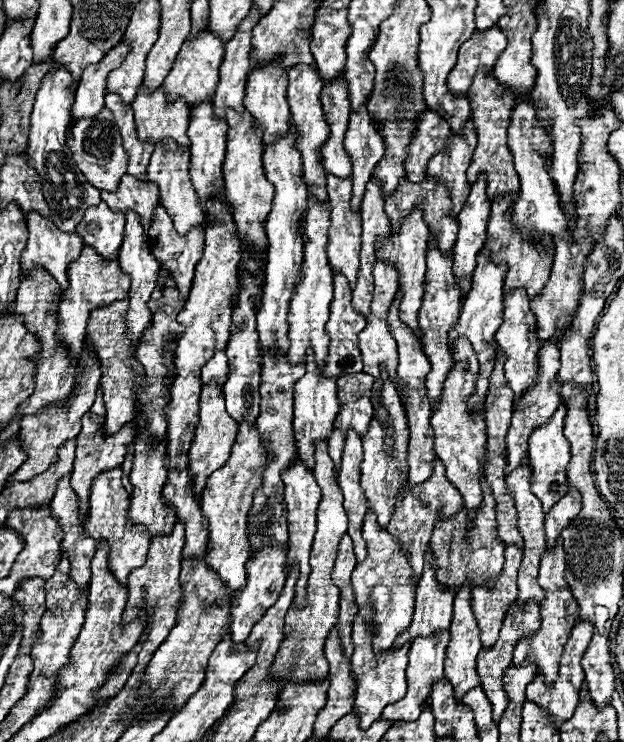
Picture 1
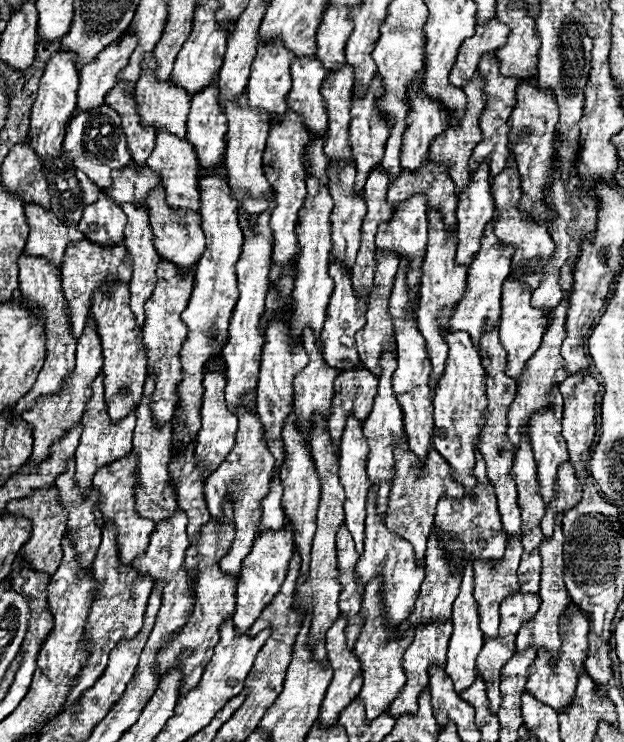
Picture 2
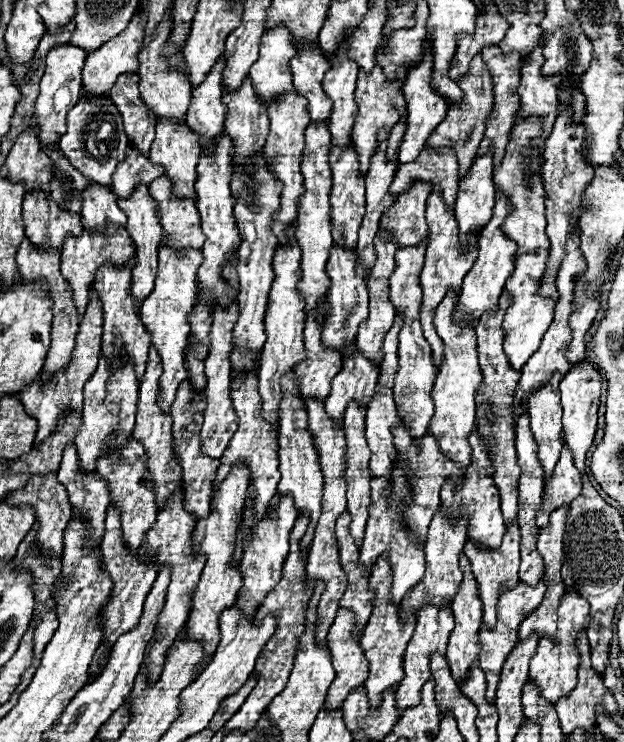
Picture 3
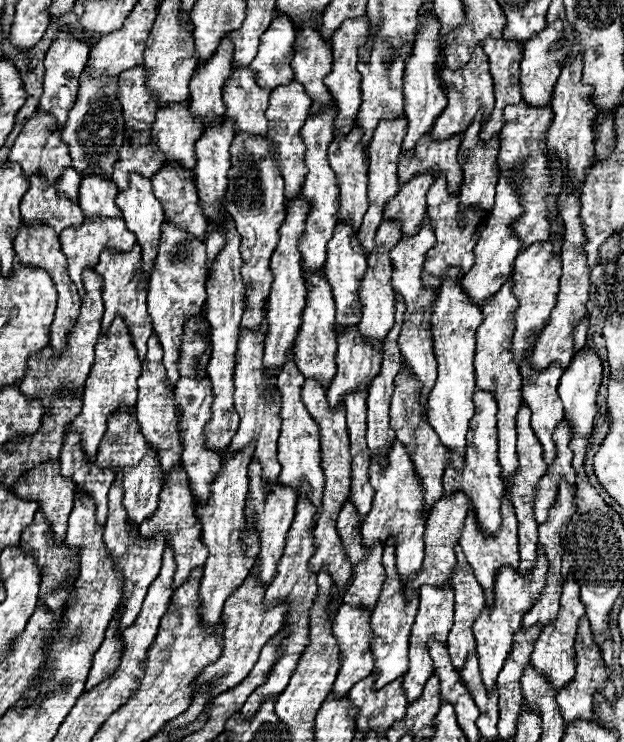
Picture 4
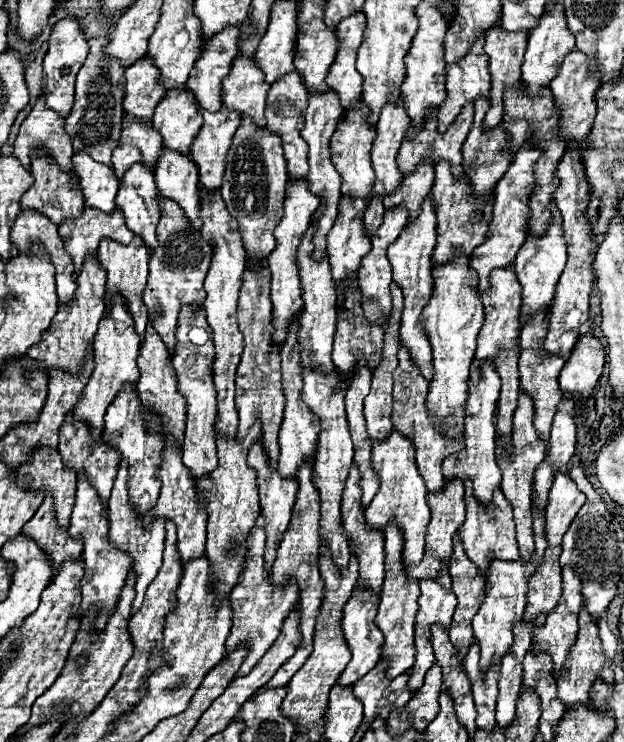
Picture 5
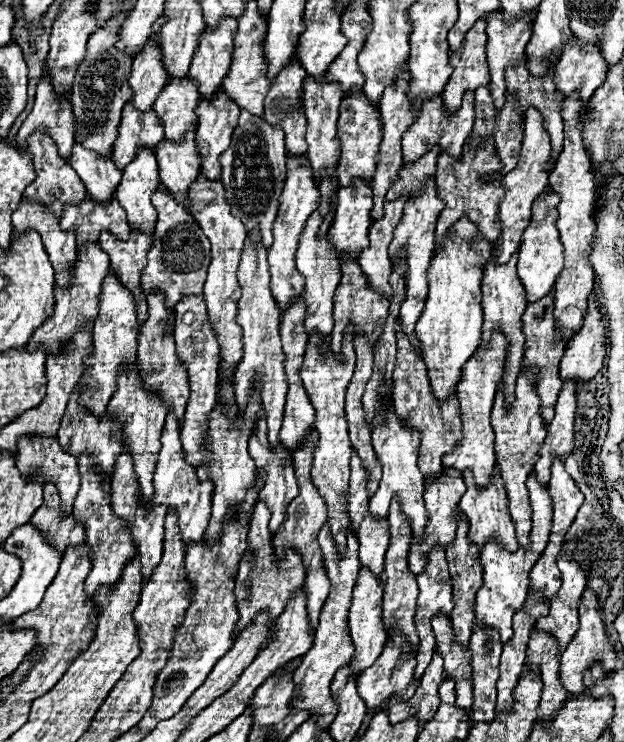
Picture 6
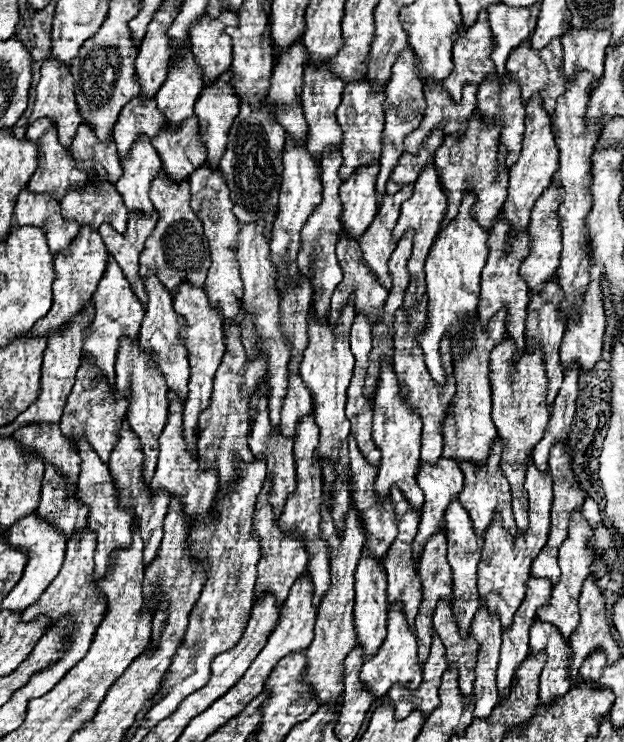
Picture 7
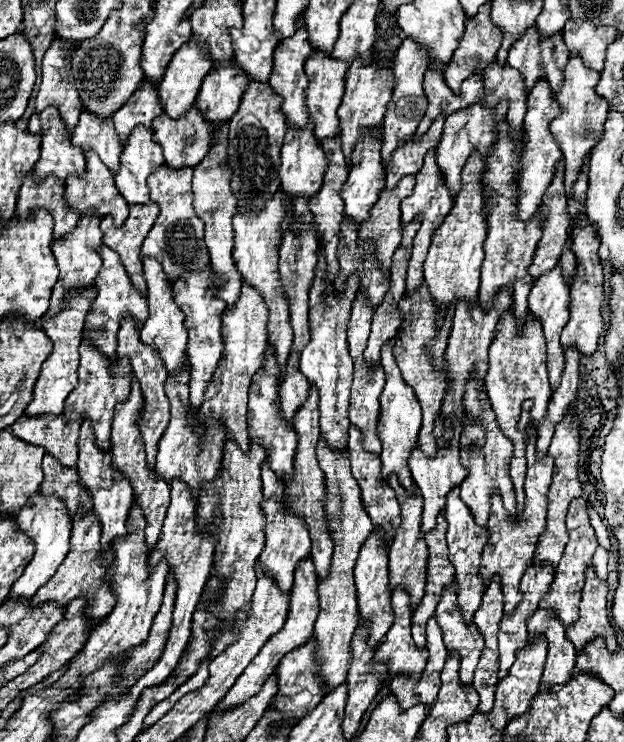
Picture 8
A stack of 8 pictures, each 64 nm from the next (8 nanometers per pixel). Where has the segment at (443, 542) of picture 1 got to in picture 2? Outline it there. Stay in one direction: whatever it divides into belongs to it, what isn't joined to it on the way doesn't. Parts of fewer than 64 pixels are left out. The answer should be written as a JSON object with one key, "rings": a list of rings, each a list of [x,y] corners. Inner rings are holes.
{"rings":[[[476,452],[474,476],[476,476],[476,488],[472,490],[472,496],[468,496],[468,494],[464,494],[462,498],[444,496],[444,498],[440,498],[438,508],[436,508],[436,528],[440,532],[450,532],[452,536],[456,536],[456,542],[446,542],[444,546],[450,552],[462,550],[460,568],[466,562],[472,562],[474,558],[478,558],[478,560],[500,560],[500,556],[504,554],[504,548],[506,548],[506,534],[502,528],[494,486],[486,476],[486,462],[484,462],[480,452]]]}

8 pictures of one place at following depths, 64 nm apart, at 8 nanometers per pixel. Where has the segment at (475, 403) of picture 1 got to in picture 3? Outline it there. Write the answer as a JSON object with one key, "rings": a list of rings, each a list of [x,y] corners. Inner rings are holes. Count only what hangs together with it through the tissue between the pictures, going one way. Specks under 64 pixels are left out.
{"rings":[[[496,192],[496,206],[494,206],[494,214],[490,218],[490,222],[480,230],[478,236],[478,258],[472,266],[472,270],[464,276],[462,288],[460,290],[460,302],[458,302],[458,310],[454,314],[456,322],[462,322],[462,314],[470,312],[474,320],[480,320],[480,316],[486,310],[496,310],[498,304],[498,296],[500,290],[504,288],[506,280],[512,276],[514,272],[514,258],[518,252],[518,244],[514,240],[510,240],[500,228],[500,224],[504,224],[504,216],[508,216],[512,212],[512,202],[508,202],[508,196],[504,196],[502,192]]]}

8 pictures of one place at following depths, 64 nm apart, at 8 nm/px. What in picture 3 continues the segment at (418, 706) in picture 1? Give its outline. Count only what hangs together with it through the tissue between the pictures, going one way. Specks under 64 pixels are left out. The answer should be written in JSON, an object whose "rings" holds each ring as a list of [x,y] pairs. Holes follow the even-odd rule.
{"rings":[[[424,604],[418,612],[418,618],[416,618],[416,628],[414,628],[414,634],[412,634],[412,640],[406,648],[406,654],[404,654],[404,680],[400,682],[400,688],[396,692],[396,700],[398,700],[398,708],[400,710],[406,710],[406,708],[414,708],[416,704],[420,704],[420,694],[422,694],[422,686],[430,680],[430,654],[432,652],[440,652],[444,654],[446,652],[446,642],[448,642],[448,636],[454,628],[454,616],[452,616],[452,608],[450,604],[448,606],[432,606],[432,604]]]}

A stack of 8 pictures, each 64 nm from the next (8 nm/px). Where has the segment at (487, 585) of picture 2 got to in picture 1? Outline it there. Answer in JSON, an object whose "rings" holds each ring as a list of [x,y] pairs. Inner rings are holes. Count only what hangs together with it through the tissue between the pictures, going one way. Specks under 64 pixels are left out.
{"rings":[[[510,544],[504,552],[504,558],[506,562],[504,562],[502,574],[498,576],[494,586],[492,588],[476,586],[472,590],[472,596],[474,596],[472,610],[480,626],[480,638],[484,648],[490,648],[492,644],[496,644],[504,614],[508,606],[518,598],[516,576],[522,562],[522,548],[518,548],[516,544]]]}

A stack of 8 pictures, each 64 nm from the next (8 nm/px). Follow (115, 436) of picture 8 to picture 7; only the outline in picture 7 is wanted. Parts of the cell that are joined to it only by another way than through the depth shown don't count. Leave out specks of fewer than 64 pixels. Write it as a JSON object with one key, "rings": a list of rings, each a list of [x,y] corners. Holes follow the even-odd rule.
{"rings":[[[128,418],[122,420],[120,432],[118,432],[118,442],[110,454],[110,462],[108,468],[112,472],[112,478],[116,482],[116,488],[120,490],[120,506],[130,506],[130,510],[134,514],[140,516],[140,534],[144,540],[144,564],[148,566],[160,546],[162,540],[162,522],[164,516],[168,512],[168,504],[170,504],[170,494],[164,490],[154,492],[142,478],[142,462],[144,462],[144,454],[140,450],[140,440],[134,434],[134,430],[128,426]]]}

